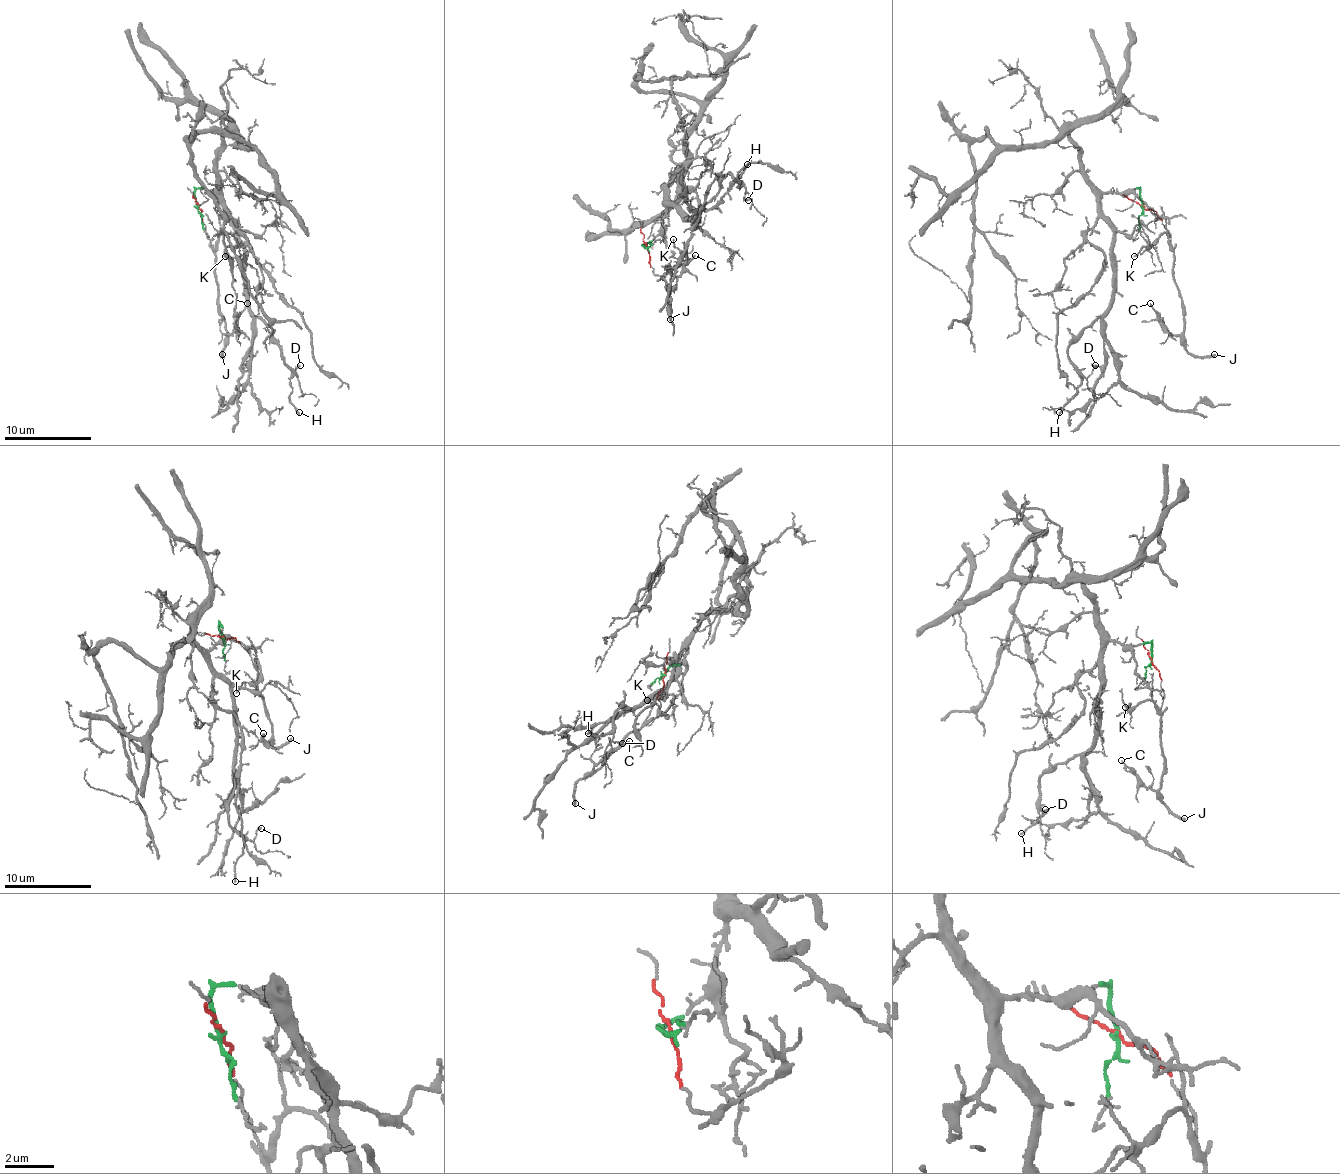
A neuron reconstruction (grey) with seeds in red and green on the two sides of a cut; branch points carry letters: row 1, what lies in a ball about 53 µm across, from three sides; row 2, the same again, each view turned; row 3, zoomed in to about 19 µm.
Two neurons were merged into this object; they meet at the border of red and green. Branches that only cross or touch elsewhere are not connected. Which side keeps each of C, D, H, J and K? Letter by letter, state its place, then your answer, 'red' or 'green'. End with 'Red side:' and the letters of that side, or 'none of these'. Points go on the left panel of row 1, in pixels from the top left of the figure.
C: place (247, 303); red
D: place (300, 365); green
H: place (299, 412); green
J: place (222, 354); red
K: place (225, 256); red
Red side: C, J, K

